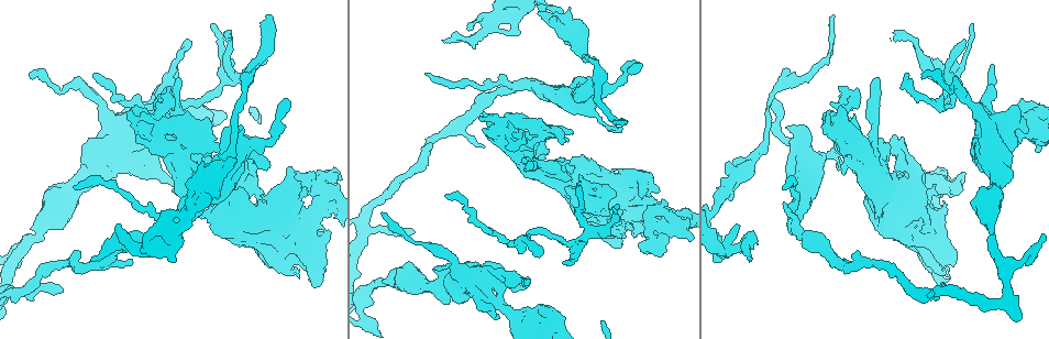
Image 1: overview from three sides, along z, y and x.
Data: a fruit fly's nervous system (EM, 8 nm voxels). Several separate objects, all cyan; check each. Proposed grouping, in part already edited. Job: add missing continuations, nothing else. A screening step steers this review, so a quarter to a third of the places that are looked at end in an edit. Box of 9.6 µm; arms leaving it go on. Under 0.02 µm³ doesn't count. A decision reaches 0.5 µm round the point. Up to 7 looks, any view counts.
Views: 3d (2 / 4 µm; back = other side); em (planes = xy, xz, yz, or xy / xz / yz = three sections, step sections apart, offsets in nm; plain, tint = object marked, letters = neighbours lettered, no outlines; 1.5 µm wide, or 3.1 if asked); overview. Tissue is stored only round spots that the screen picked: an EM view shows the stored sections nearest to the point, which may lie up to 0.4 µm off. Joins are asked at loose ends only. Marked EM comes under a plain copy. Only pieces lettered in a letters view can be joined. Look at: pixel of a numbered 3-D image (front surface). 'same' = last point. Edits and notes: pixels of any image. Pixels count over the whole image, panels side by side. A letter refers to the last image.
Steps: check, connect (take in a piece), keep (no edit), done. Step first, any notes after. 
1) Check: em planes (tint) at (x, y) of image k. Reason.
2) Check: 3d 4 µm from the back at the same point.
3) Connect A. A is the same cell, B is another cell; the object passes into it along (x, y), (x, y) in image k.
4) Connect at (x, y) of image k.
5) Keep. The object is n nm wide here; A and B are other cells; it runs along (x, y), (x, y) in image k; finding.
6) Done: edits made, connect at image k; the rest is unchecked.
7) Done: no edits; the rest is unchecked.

Check: em planes (letters) at (895, 39) of image 1. Tapers out.

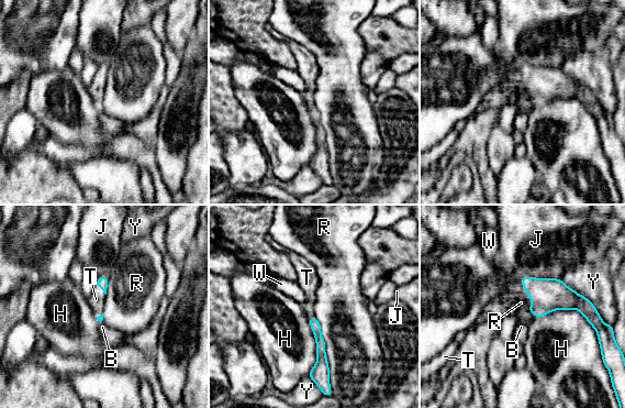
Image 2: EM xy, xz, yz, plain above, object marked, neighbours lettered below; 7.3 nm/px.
Connect T. T is the same cell, B, H, J, R, W and Y are other cells; the object passes into it along (547, 295), (525, 291), (505, 305) in image 2; the neuron continues.

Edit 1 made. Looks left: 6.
Check: overview. Redraw.

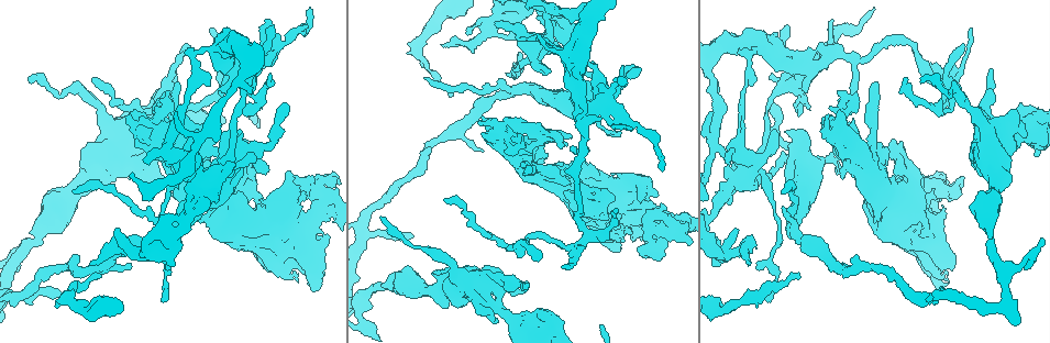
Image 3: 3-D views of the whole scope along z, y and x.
Check: em xy step 4 (letters) at (522, 288) of image 3. Branch stops here.

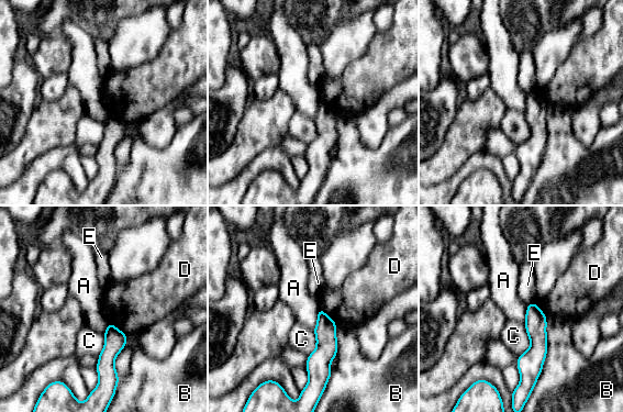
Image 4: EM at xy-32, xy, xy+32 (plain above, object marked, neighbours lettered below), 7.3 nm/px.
Check: em yz step 8 (letters) at the same point. Cut it another way.

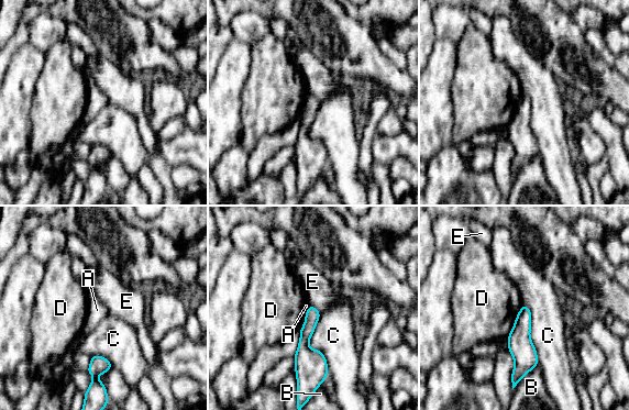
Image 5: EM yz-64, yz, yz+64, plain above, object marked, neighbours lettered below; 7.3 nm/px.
Keep. A, B, C, D and E are other cells; it runs along (525, 309), (521, 369), (517, 375) in image 5; none of them fits.

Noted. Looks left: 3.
Done: edits made, connect at image 2; the rest is unchecked.

